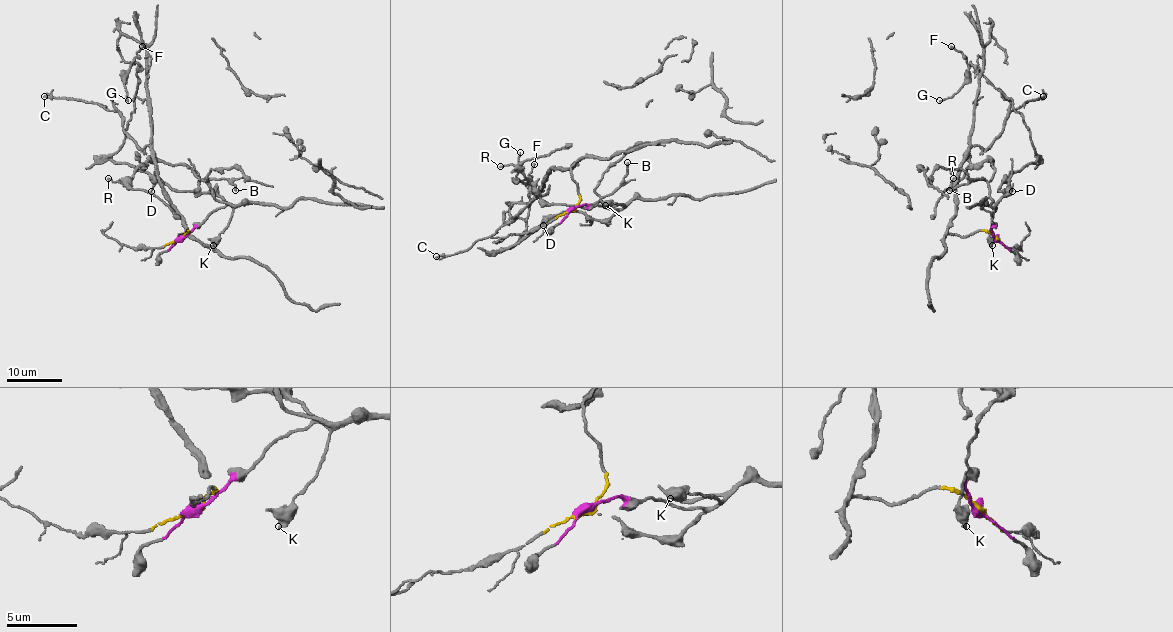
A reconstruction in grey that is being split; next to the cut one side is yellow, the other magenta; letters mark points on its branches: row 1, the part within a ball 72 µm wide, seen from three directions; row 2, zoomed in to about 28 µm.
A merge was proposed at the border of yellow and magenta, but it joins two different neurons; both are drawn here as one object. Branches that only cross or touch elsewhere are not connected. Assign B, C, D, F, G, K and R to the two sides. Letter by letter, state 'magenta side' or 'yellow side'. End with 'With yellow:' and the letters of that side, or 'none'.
B: magenta side
C: yellow side
D: magenta side
F: magenta side
G: magenta side
K: magenta side
R: magenta side
With yellow: C

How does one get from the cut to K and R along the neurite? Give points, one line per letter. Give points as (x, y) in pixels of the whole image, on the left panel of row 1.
K: (180, 239), (219, 208), (229, 205), (232, 208), (229, 223), (212, 246)
R: (180, 239), (219, 208), (233, 207), (215, 198), (190, 168), (152, 161), (143, 163), (122, 183), (108, 177)

